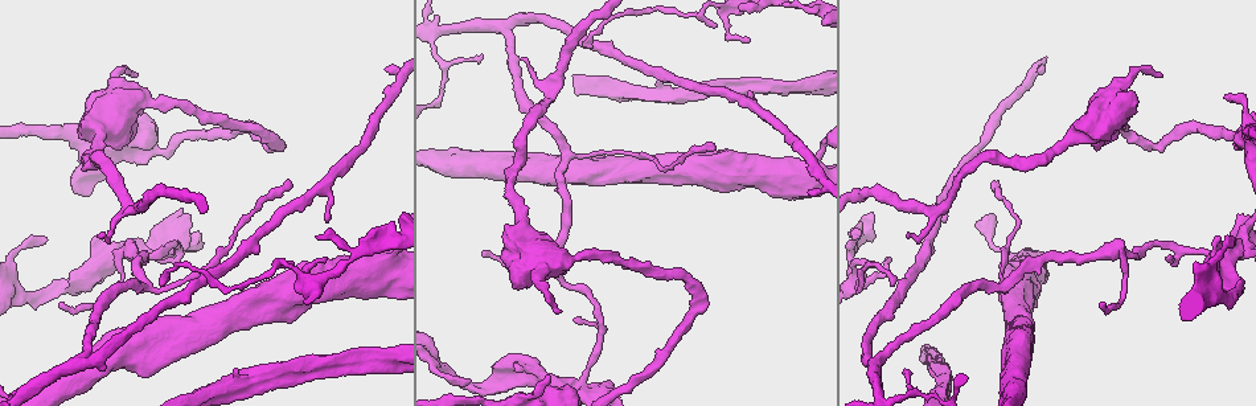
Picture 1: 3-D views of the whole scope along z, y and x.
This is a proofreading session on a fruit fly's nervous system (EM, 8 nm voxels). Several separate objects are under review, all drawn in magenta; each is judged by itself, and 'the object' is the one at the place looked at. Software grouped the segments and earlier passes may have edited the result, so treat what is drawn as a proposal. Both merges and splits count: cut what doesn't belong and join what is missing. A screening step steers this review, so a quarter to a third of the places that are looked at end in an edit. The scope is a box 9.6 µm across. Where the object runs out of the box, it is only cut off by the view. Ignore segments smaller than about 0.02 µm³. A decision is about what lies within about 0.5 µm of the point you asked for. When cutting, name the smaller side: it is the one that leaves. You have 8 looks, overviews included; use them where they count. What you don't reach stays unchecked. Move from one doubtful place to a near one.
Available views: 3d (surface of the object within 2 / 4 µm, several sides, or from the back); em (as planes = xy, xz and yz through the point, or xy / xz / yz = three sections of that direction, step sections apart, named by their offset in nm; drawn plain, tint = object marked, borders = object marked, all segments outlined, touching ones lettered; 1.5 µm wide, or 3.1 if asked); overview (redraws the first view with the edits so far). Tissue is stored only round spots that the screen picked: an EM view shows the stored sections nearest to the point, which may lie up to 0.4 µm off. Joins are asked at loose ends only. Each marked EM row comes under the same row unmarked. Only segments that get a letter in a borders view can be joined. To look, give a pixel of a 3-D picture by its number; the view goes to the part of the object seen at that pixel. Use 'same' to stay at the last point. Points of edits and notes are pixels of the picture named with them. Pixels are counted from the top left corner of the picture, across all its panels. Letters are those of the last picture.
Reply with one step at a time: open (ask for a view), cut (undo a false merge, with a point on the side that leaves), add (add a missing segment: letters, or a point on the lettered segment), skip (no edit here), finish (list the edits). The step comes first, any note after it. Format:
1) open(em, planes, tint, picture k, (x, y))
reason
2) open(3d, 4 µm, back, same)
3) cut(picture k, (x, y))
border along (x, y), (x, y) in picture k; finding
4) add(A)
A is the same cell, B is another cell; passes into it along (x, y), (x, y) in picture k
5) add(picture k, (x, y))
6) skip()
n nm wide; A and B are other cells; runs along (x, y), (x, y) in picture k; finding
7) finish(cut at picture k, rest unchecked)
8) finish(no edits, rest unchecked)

open(3d, 2 µm, picture 1, (98, 240))
free end

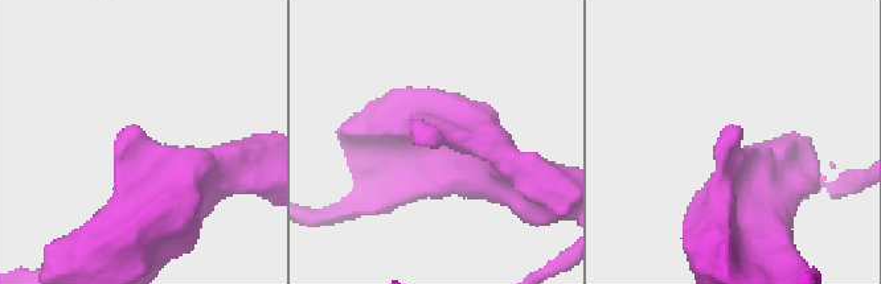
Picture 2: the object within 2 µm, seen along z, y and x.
open(em, yz, step 4, borders, picture 2, (727, 133))

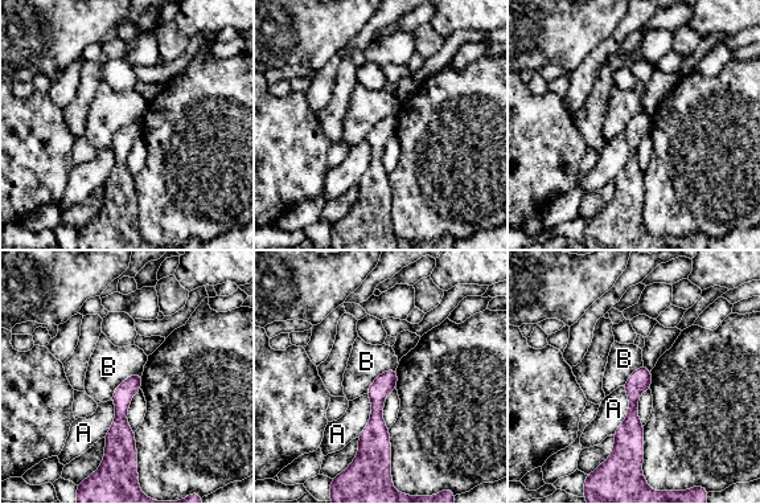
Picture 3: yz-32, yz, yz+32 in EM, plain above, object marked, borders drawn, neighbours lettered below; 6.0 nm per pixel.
open(em, planes, borders, same)
another direction

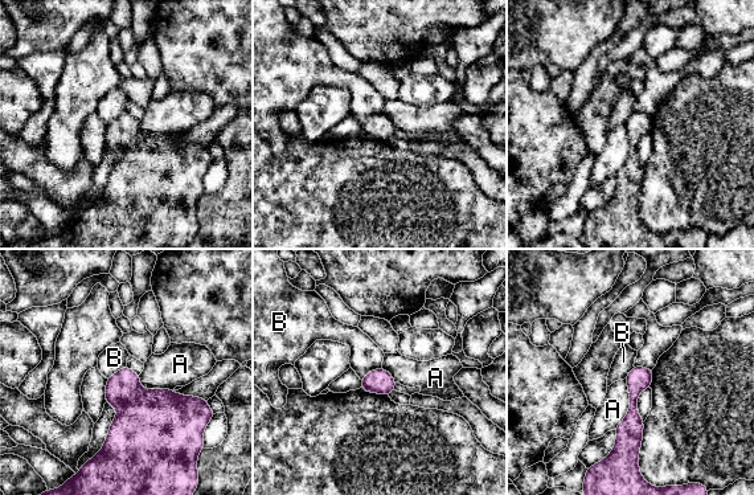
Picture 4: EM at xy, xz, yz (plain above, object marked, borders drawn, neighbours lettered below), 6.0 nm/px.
skip()
A and B are other cells; border along (381, 367), (371, 371), (361, 380) in picture 4; no lettered segment goes on from it

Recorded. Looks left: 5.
open(em, planes, borders, picture 1, (483, 253))
an open end

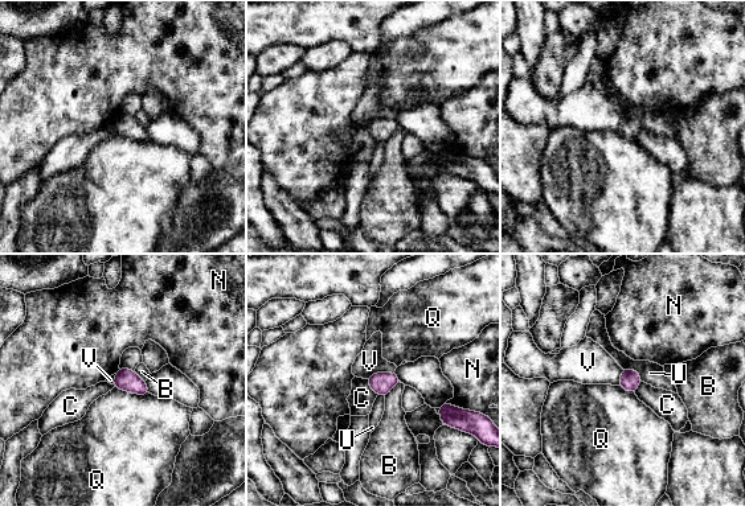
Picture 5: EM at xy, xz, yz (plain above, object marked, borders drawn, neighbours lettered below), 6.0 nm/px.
skip()
120 nm wide; B, C, N, Q, U and V are other cells; border along (393, 371), (375, 371), (367, 378) in picture 5; none of them fits

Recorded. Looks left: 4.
open(3d, 4 µm, picture 1, (1224, 96))
branch stops here

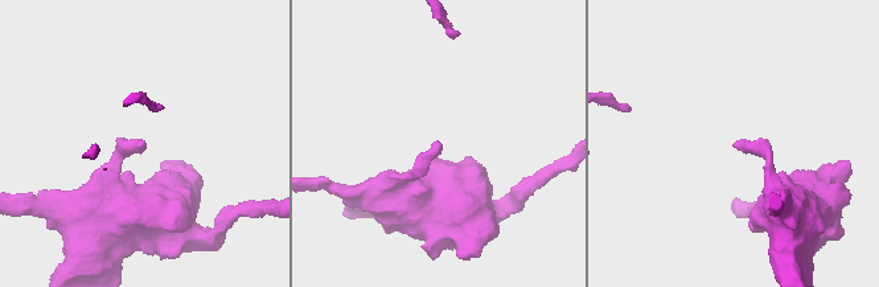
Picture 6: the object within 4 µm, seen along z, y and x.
open(em, planes, borders, picture 6, (736, 142))

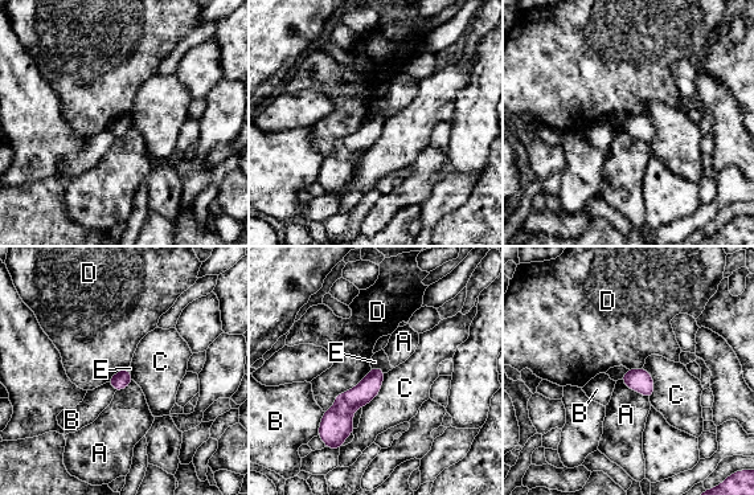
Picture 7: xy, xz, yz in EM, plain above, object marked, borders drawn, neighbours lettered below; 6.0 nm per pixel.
skip()
A, B, C, D and E are other cells; runs along (378, 372), (341, 413), (335, 441) in picture 7; no lettered segment goes on from it

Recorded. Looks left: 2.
finish(no edits, rest unchecked)

